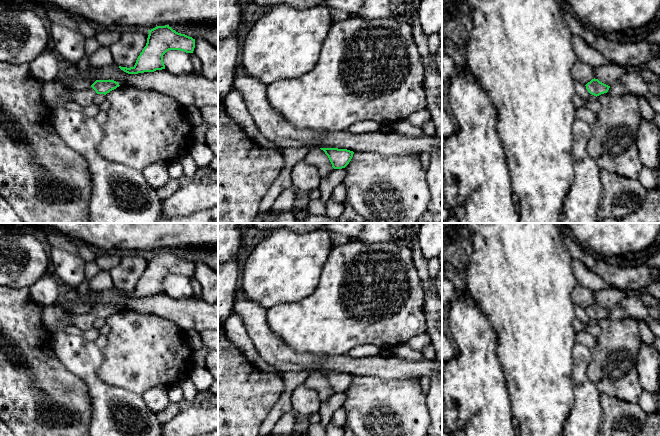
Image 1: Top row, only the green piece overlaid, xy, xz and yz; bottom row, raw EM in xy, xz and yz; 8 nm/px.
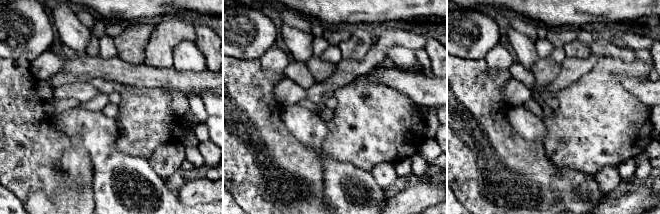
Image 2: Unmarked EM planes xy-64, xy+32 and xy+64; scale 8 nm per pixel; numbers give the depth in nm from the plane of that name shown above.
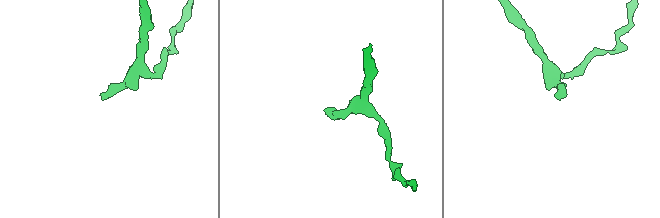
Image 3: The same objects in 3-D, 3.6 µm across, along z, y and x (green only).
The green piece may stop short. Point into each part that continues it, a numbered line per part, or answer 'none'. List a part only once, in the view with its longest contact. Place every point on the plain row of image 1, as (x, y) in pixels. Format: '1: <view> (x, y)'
1: xy (84, 322)

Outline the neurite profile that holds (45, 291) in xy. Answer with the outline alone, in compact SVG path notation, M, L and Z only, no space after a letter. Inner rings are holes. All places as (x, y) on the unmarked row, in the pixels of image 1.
M45 274L29 287L29 290L30 297L37 304L50 306L56 303L56 300L62 291L62 286L59 284L57 278Z

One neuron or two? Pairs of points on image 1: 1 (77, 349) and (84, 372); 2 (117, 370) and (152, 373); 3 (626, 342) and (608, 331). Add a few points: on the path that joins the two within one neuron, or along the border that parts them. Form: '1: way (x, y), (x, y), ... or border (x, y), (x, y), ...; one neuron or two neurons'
1: way (79, 355), (84, 360), (84, 366); one neuron
2: way (126, 370), (143, 370); one neuron
3: way (622, 342), (612, 332); one neuron

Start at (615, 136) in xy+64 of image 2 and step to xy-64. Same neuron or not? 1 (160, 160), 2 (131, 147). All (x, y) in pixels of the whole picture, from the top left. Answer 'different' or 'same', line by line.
1: different
2: same

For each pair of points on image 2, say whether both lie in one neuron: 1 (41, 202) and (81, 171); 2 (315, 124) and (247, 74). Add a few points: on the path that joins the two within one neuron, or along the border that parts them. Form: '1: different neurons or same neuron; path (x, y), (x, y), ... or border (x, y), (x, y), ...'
1: same neuron; path (53, 202), (58, 202), (77, 183)
2: different neurons; border (282, 107), (282, 121), (288, 130)

